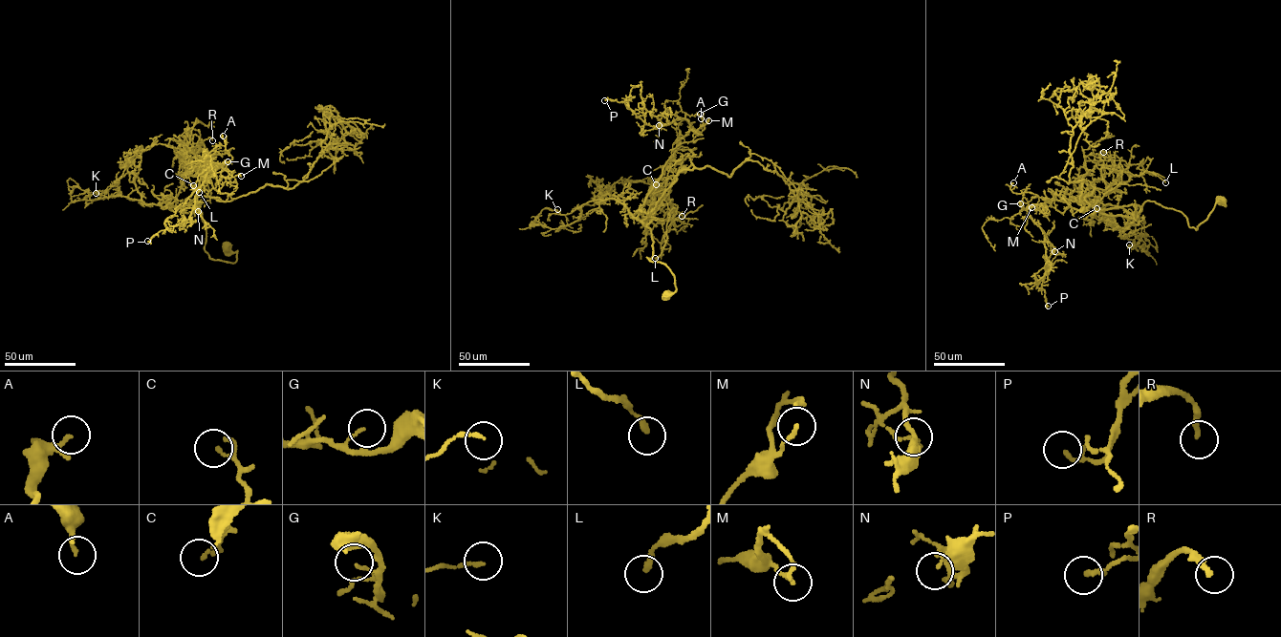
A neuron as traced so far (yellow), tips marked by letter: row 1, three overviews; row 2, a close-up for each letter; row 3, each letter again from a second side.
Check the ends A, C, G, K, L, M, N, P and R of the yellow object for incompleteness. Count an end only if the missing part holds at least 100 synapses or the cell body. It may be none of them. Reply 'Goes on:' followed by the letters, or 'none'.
Goes on: none

